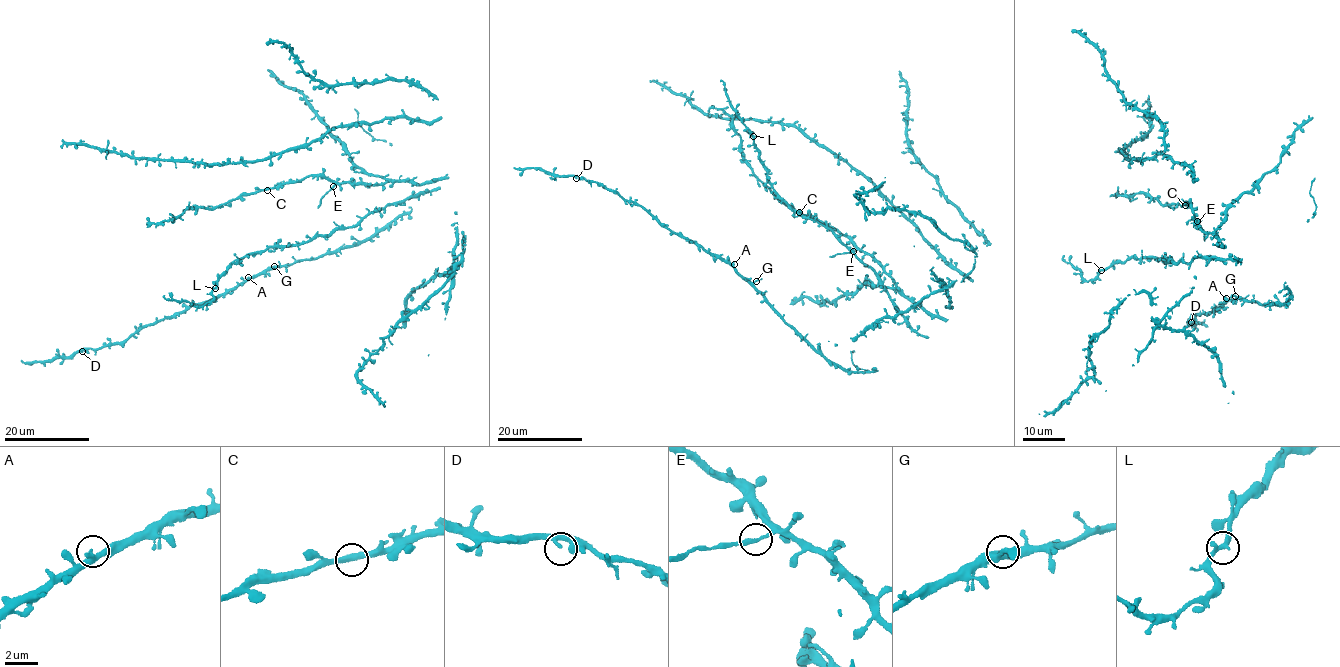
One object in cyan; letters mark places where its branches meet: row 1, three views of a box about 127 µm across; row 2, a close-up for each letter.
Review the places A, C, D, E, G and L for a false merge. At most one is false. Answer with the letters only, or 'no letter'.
E

